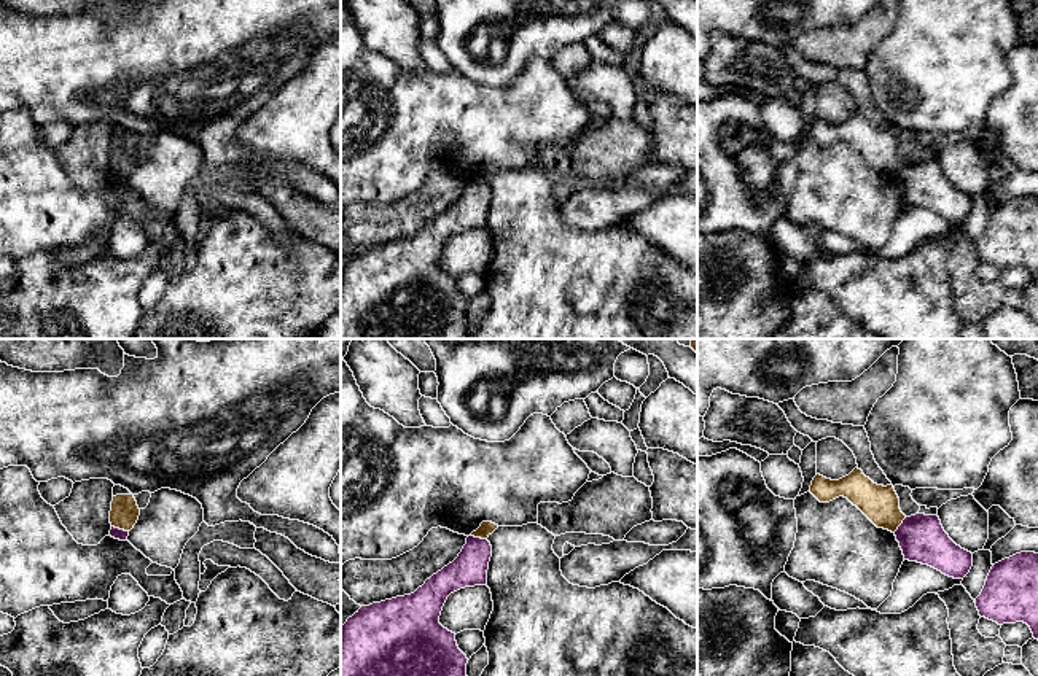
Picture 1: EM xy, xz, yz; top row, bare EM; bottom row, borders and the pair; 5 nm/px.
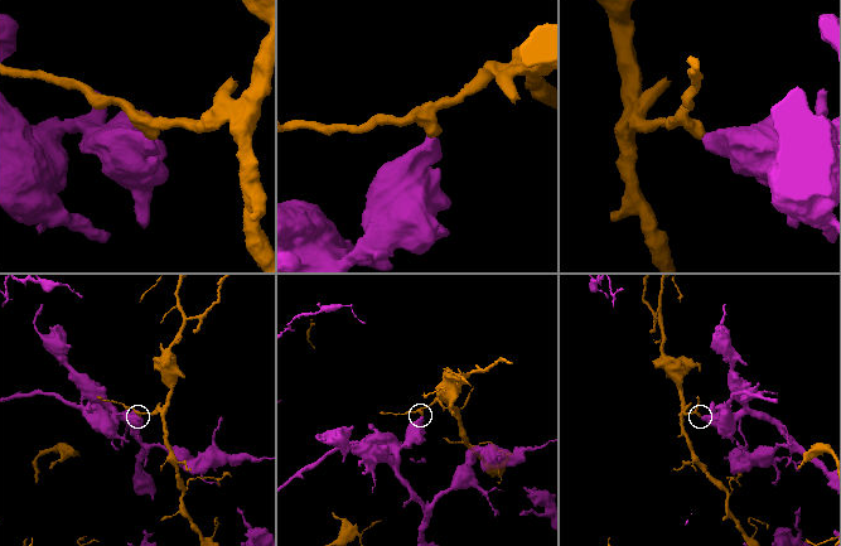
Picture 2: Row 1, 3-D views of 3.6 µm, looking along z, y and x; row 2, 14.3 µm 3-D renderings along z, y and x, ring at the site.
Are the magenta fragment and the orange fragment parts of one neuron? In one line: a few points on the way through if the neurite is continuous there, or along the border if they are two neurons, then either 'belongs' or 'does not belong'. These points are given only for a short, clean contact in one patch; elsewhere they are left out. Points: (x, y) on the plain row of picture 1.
border xy (112, 169), (128, 175); does not belong

